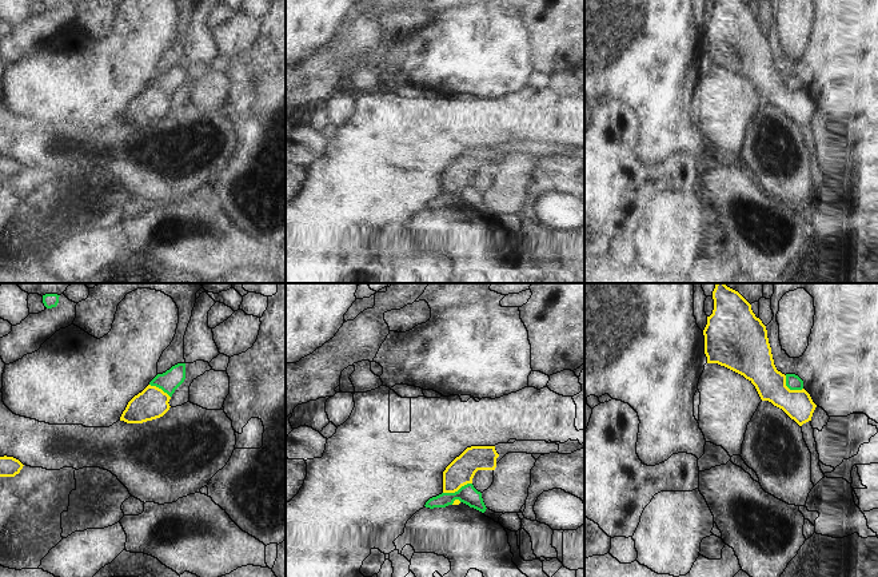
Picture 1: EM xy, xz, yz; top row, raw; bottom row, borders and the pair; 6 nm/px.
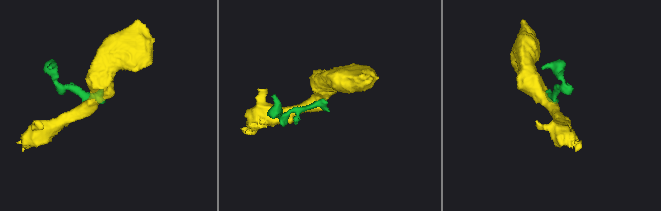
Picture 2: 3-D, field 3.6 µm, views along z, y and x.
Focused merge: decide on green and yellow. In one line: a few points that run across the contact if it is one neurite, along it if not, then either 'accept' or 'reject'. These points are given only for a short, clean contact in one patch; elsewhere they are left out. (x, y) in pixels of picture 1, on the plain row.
line xz (471, 183), (454, 193), (443, 194); reject

